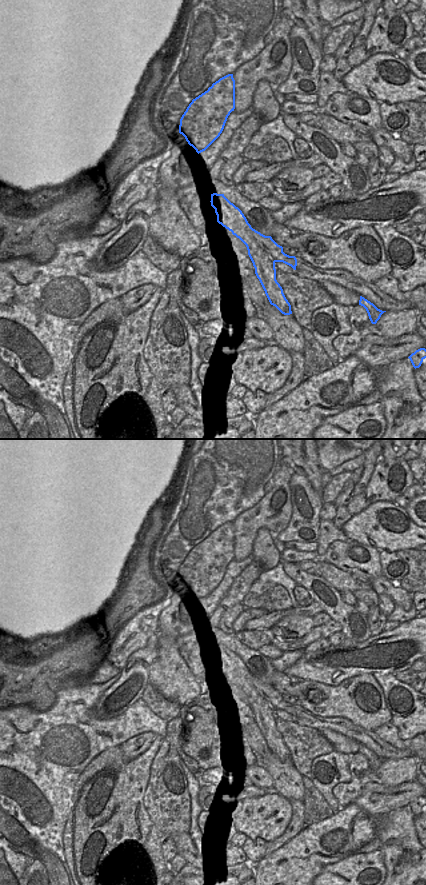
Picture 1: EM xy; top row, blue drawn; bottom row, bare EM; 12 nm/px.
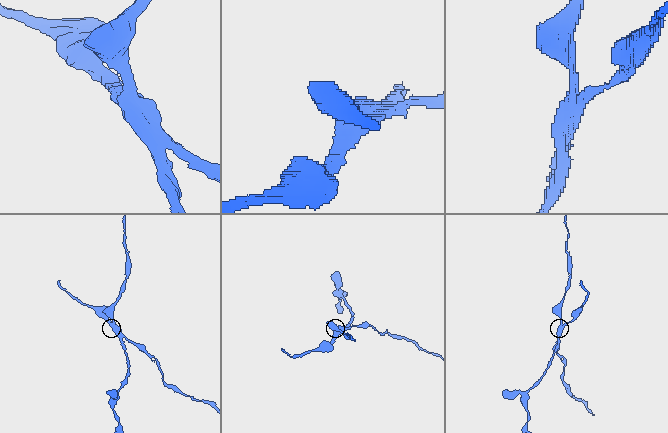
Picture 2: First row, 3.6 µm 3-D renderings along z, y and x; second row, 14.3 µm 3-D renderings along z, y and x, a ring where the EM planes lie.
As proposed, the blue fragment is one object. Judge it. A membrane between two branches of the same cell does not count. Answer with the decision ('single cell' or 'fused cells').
fused cells

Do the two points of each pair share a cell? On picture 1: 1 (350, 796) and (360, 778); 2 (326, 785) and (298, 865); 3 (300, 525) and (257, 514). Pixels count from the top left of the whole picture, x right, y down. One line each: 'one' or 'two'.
1: one
2: two
3: two

